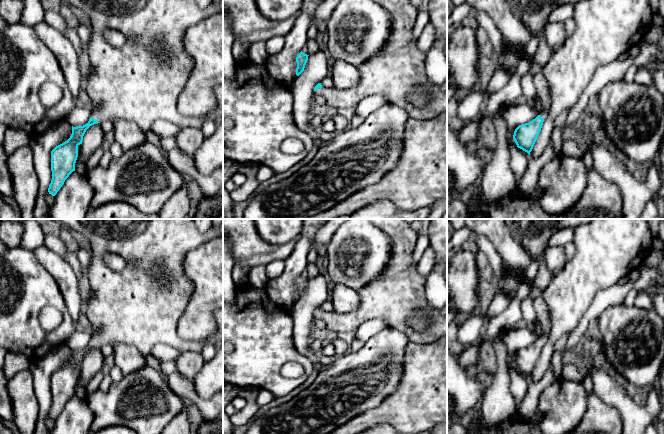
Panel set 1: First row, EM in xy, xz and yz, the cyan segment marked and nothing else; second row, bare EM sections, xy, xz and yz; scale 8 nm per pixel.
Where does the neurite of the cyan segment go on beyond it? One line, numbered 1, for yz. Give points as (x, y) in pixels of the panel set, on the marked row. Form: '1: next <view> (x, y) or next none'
1: next yz (534, 14)

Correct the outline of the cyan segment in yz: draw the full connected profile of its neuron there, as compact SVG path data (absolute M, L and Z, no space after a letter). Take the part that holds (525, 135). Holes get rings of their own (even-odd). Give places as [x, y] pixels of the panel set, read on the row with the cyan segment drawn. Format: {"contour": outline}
{"contour": "M506 0L513 15L521 21L530 31L531 35L539 38L536 54L533 57L533 69L531 71L533 82L542 104L541 113L529 123L519 125L513 135L518 148L527 152L533 149L537 137L541 131L544 119L548 116L552 99L548 81L542 70L550 61L554 50L545 40L544 29L548 23L551 12L561 5L576 5L582 0Z"}

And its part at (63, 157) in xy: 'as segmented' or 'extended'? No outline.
extended

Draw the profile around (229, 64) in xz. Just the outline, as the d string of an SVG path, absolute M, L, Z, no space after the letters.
M223 12L223 79L229 79L236 71L237 63L232 55L235 41L230 18Z

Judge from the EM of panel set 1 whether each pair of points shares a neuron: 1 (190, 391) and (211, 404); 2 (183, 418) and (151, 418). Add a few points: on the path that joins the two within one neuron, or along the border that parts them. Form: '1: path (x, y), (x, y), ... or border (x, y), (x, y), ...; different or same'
1: path (194, 396), (202, 404), (206, 404); same
2: border (183, 408), (168, 423); different

